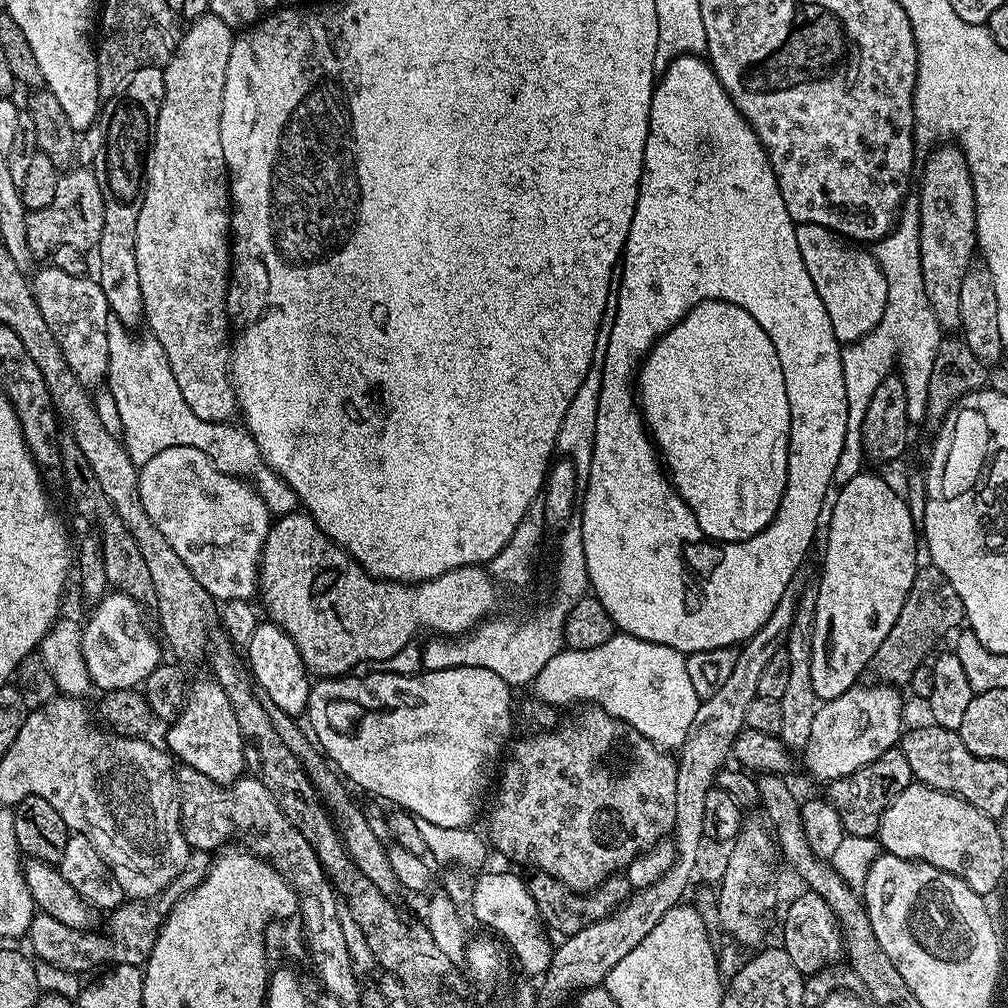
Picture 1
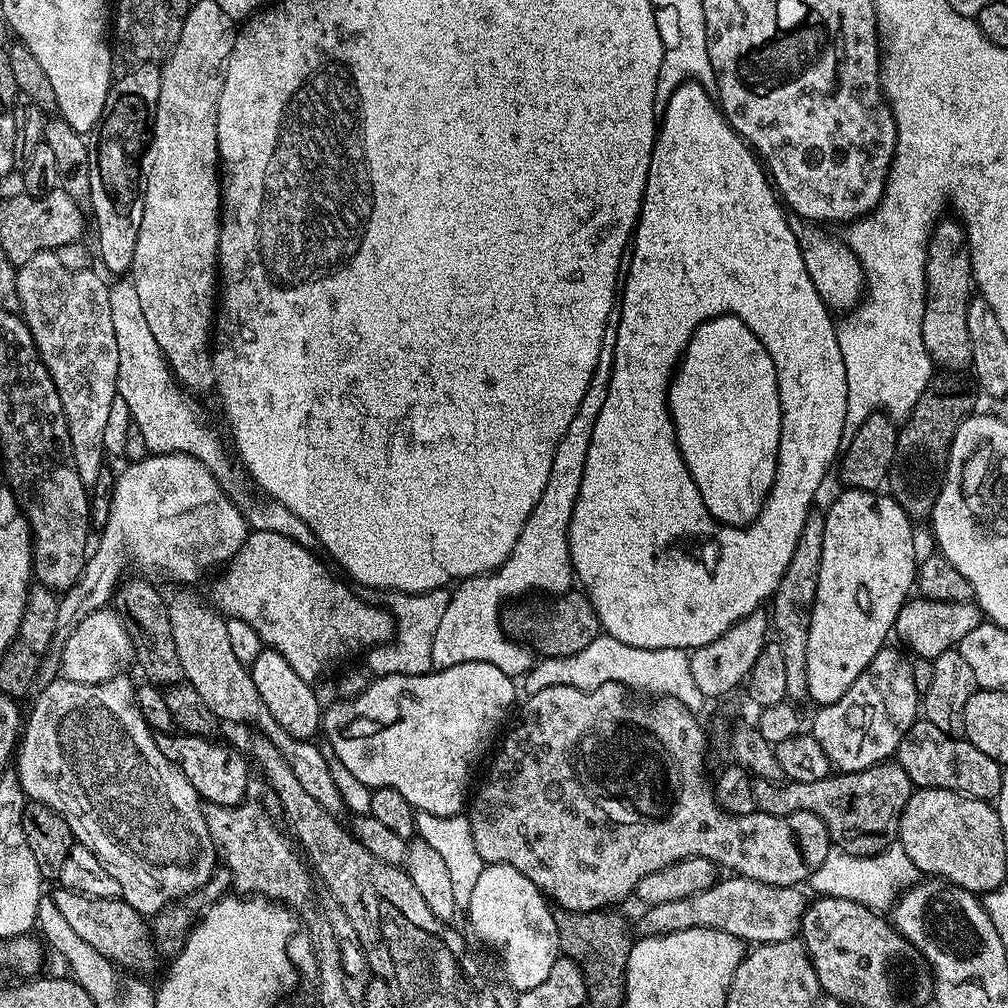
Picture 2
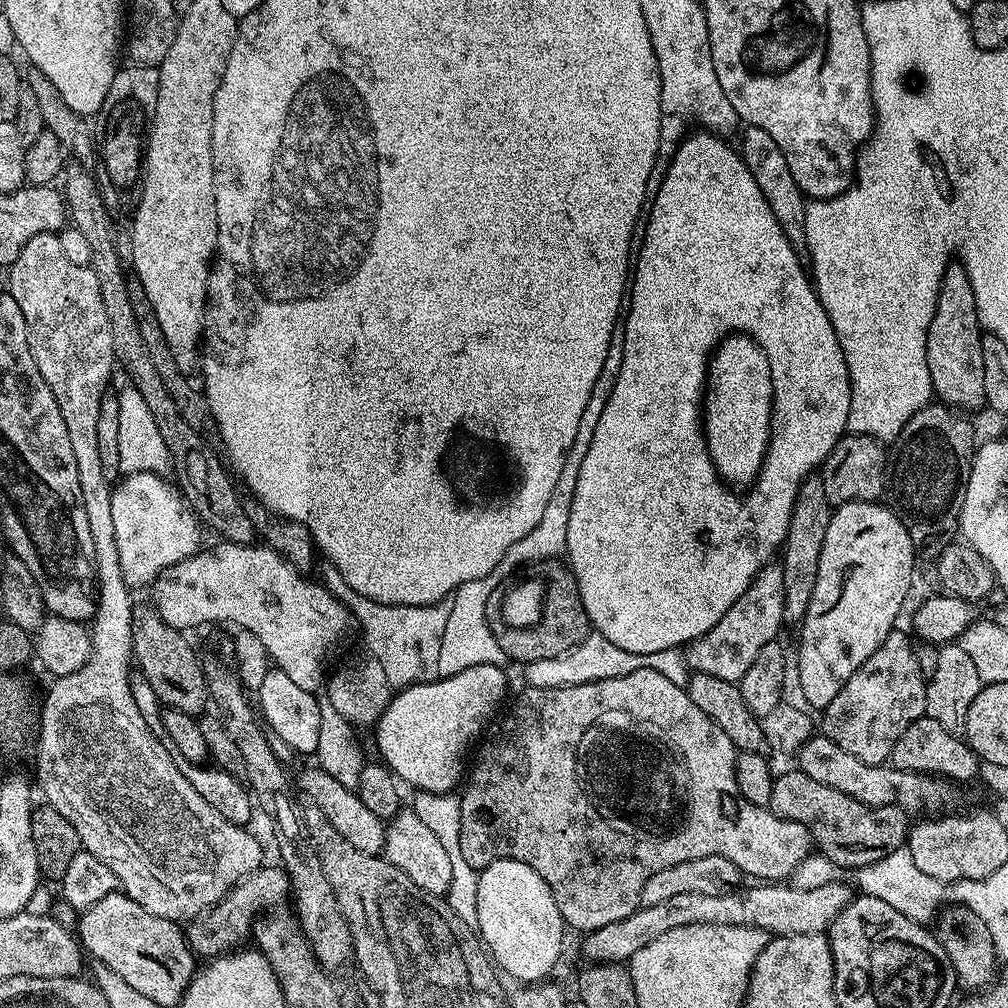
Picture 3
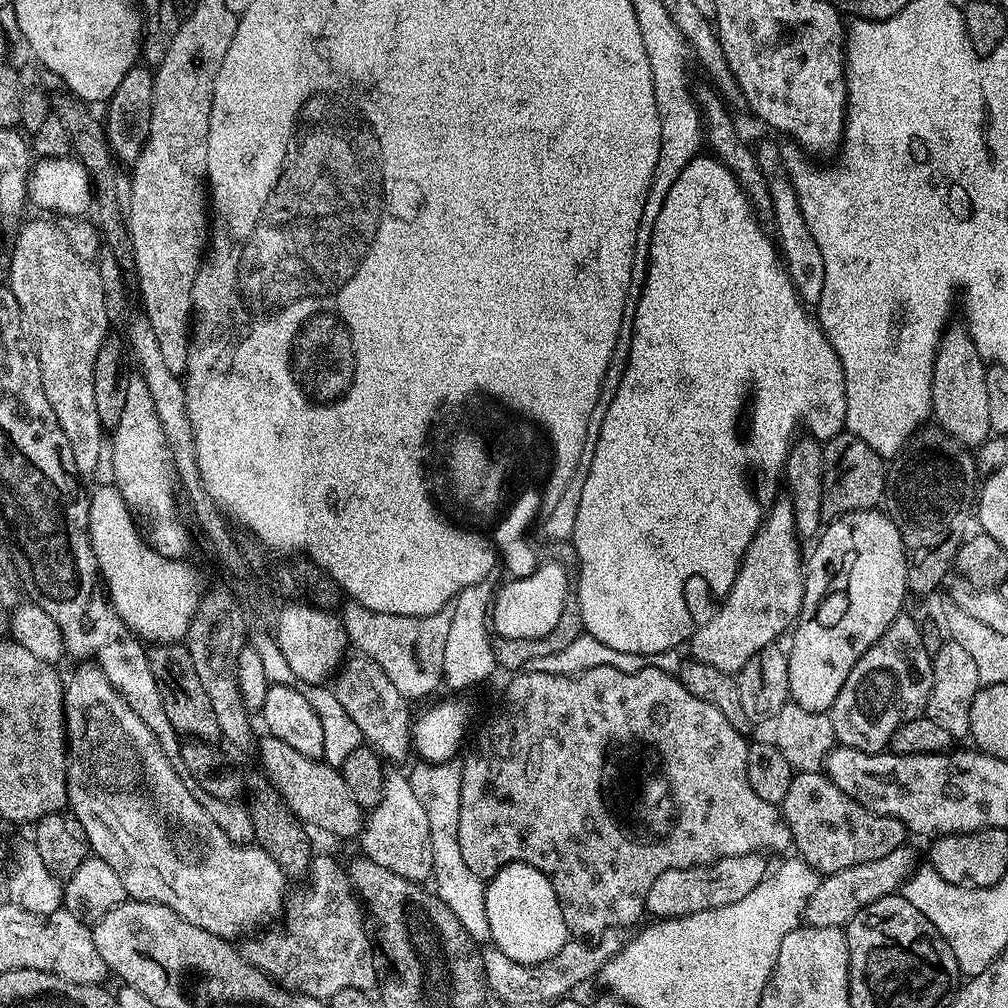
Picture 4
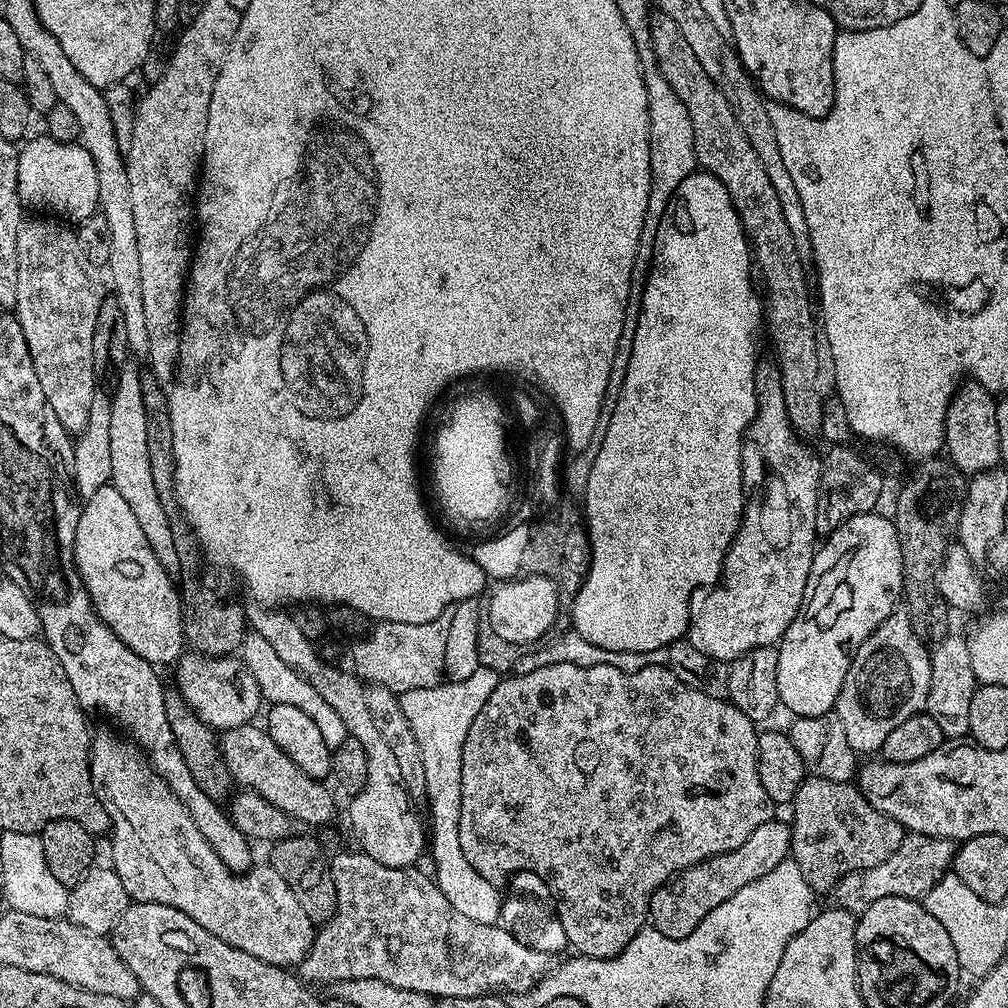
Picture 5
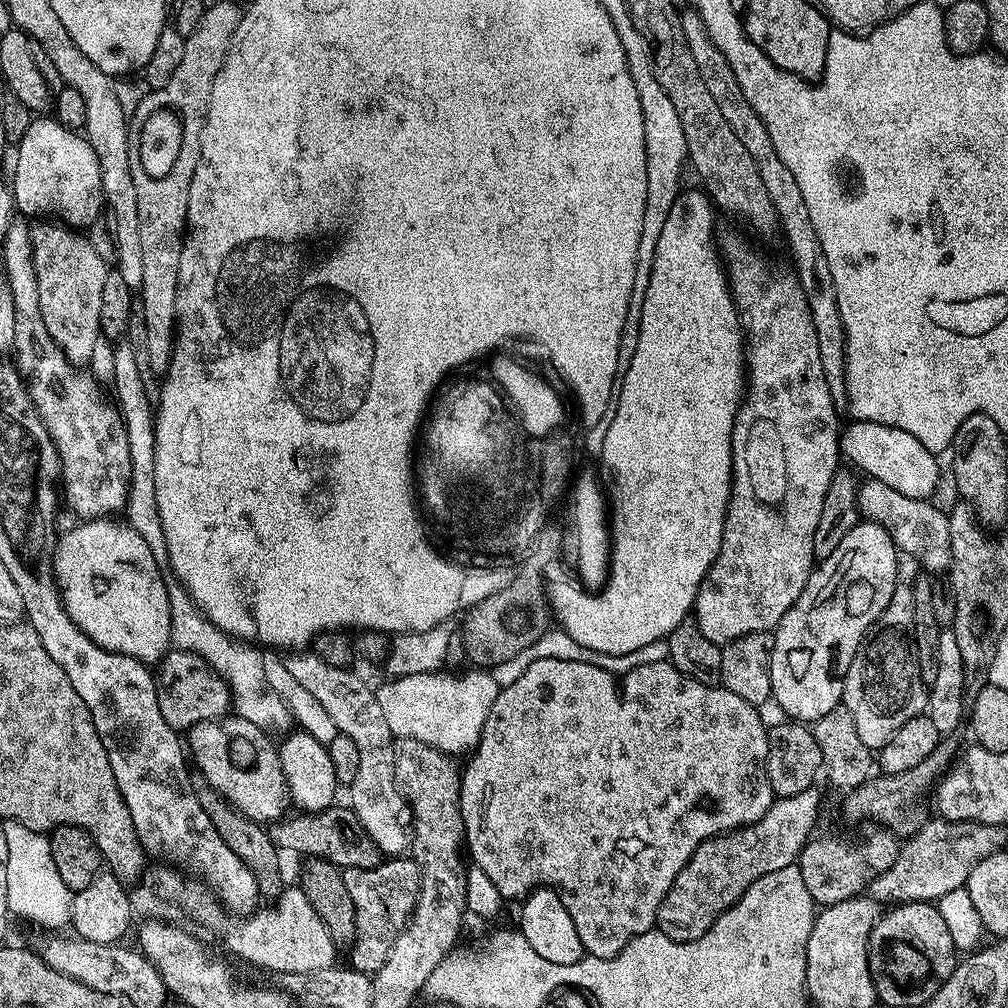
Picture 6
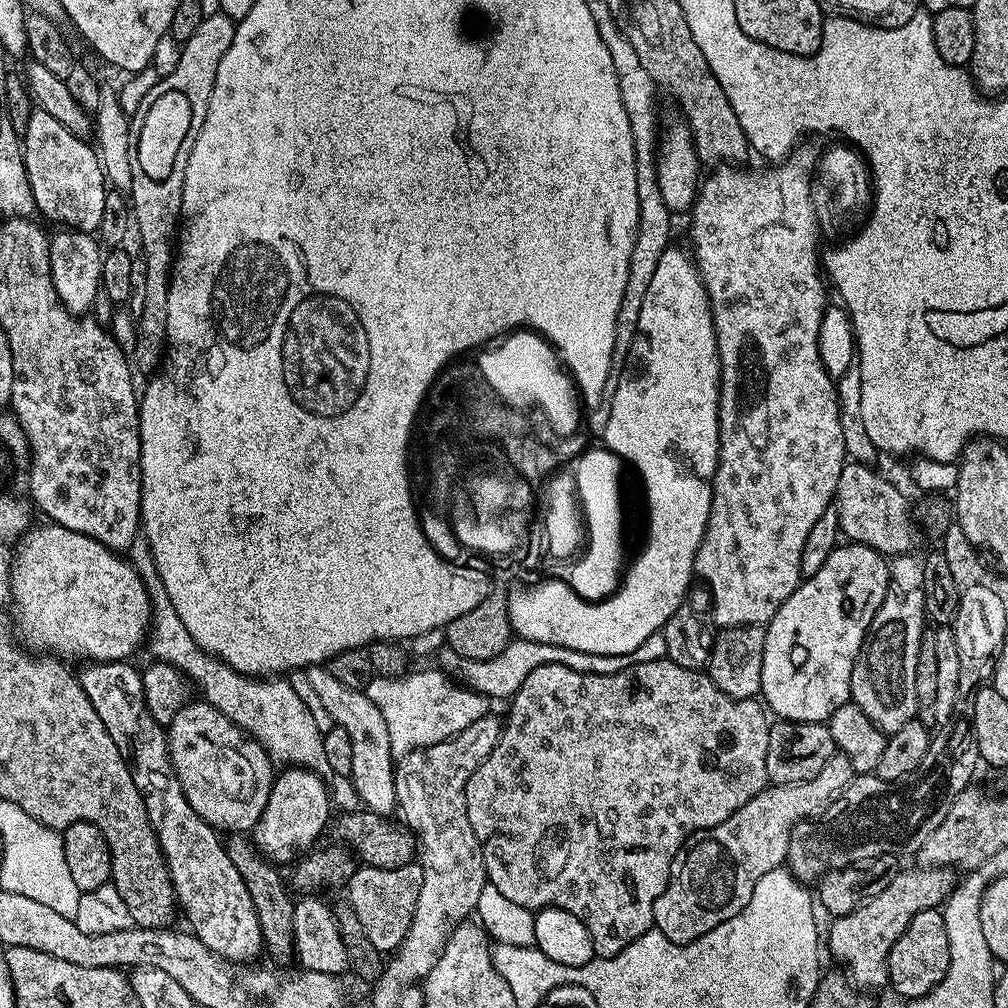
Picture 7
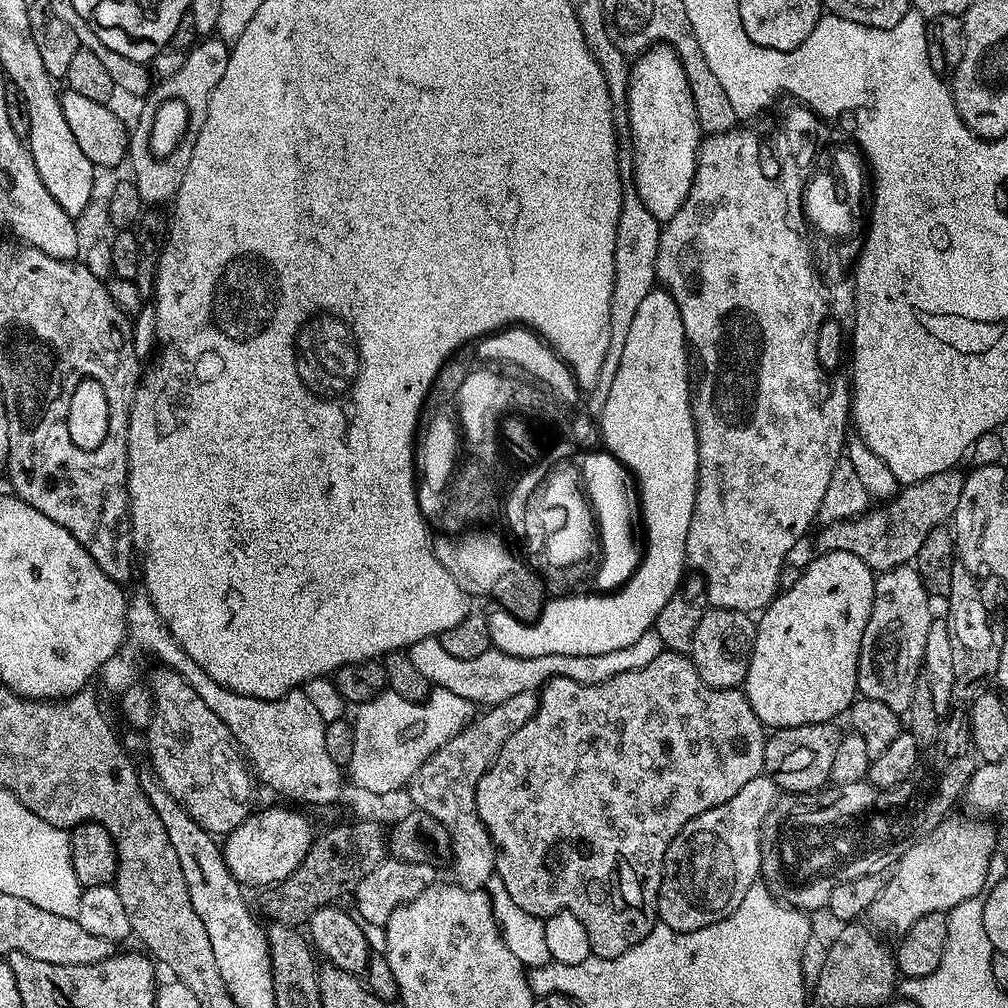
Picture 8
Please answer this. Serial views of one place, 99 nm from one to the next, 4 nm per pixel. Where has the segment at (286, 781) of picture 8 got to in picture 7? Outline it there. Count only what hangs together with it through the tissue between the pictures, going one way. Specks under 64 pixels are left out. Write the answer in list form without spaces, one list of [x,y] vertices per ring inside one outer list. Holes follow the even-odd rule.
[[[143,534],[134,538],[130,549],[130,563],[142,578],[146,586],[150,608],[150,631],[146,636],[146,649],[153,661],[160,661],[177,668],[184,677],[201,692],[203,703],[214,706],[230,722],[237,724],[249,738],[258,741],[273,765],[289,768],[309,768],[319,776],[332,776],[330,762],[326,762],[326,754],[322,751],[324,734],[318,730],[306,703],[298,698],[294,688],[284,678],[257,678],[247,676],[212,656],[194,638],[178,618],[178,610],[170,602],[166,590],[162,586],[162,578],[158,578],[158,568],[154,566],[154,554],[150,554],[150,546]]]

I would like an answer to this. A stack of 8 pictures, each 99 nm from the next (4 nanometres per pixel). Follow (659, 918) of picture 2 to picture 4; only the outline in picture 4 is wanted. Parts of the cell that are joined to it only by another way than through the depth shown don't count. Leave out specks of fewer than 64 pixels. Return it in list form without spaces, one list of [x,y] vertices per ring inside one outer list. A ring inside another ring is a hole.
[[[908,846],[890,850],[886,858],[878,858],[874,862],[866,862],[862,866],[850,866],[846,870],[829,872],[821,879],[818,890],[810,894],[804,906],[803,919],[813,928],[834,926],[844,928],[870,902],[878,902],[878,898],[893,895],[912,875],[918,861]],[[611,928],[609,932],[602,933],[595,942],[589,942],[584,938],[569,938],[560,950],[553,957],[546,958],[541,964],[519,964],[512,958],[508,958],[495,946],[489,947],[488,953],[482,956],[482,971],[484,979],[487,980],[489,988],[499,1000],[503,1000],[505,1005],[512,1004],[548,1004],[565,999],[575,990],[579,984],[584,984],[588,979],[599,977],[604,964],[610,958],[614,958],[619,954],[620,949],[626,943],[626,936],[619,928]]]

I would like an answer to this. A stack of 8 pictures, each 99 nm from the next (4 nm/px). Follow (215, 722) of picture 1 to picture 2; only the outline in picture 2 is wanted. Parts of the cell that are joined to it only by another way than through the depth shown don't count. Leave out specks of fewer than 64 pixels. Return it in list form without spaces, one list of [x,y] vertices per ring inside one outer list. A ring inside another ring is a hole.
[[[160,734],[160,735],[156,736],[156,741],[158,742],[158,750],[162,750],[162,754],[166,754],[166,758],[170,758],[170,762],[174,762],[176,765],[178,765],[178,767],[182,770],[182,774],[186,774],[186,778],[190,782],[190,786],[194,786],[194,790],[200,796],[201,801],[207,802],[208,804],[217,804],[218,806],[234,806],[235,804],[245,803],[245,800],[246,800],[247,796],[244,796],[244,795],[246,795],[247,792],[248,792],[248,764],[249,764],[249,761],[246,759],[246,756],[245,756],[246,761],[244,761],[244,756],[243,756],[242,753],[239,752],[238,749],[231,748],[231,746],[228,745],[228,744],[219,744],[219,742],[216,741],[216,738],[209,738],[209,737],[206,737],[206,736],[189,736],[187,734],[175,734],[176,736],[168,736],[168,735],[172,735],[172,734]]]

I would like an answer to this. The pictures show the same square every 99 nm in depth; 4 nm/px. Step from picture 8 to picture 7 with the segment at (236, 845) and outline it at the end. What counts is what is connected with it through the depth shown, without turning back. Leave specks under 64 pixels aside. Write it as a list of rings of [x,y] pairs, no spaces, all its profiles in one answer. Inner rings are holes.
[[[285,767],[281,772],[284,773],[281,776],[279,773],[273,779],[270,798],[266,802],[266,810],[262,810],[262,818],[258,818],[258,822],[253,826],[250,833],[250,839],[260,853],[277,866],[284,866],[287,860],[293,859],[292,861],[295,861],[301,854],[307,853],[317,843],[315,840],[323,832],[326,832],[330,824],[330,817],[334,812],[329,785],[326,783],[325,777],[310,771],[309,768]]]

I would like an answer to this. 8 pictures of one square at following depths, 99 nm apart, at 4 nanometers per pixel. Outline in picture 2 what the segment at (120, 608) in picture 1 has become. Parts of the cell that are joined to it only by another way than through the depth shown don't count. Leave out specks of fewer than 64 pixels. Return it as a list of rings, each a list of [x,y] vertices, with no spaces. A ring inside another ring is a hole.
[[[111,607],[99,608],[97,612],[91,612],[86,618],[82,618],[82,622],[78,622],[78,626],[73,632],[67,633],[62,640],[62,656],[61,668],[63,679],[73,680],[74,682],[86,682],[87,684],[97,684],[98,682],[106,682],[113,680],[125,671],[128,660],[133,659],[134,651],[132,649],[132,634],[129,625],[122,619],[119,611],[112,612]]]

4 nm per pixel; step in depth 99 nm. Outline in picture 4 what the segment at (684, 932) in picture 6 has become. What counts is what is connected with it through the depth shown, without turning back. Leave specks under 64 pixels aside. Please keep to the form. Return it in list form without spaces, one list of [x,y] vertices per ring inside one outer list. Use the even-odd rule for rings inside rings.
[[[759,852],[738,854],[716,860],[712,864],[701,864],[698,868],[671,868],[666,874],[654,878],[650,894],[646,894],[646,912],[652,918],[673,920],[675,916],[698,914],[702,910],[714,910],[730,902],[738,902],[758,886],[770,871],[765,857]]]

